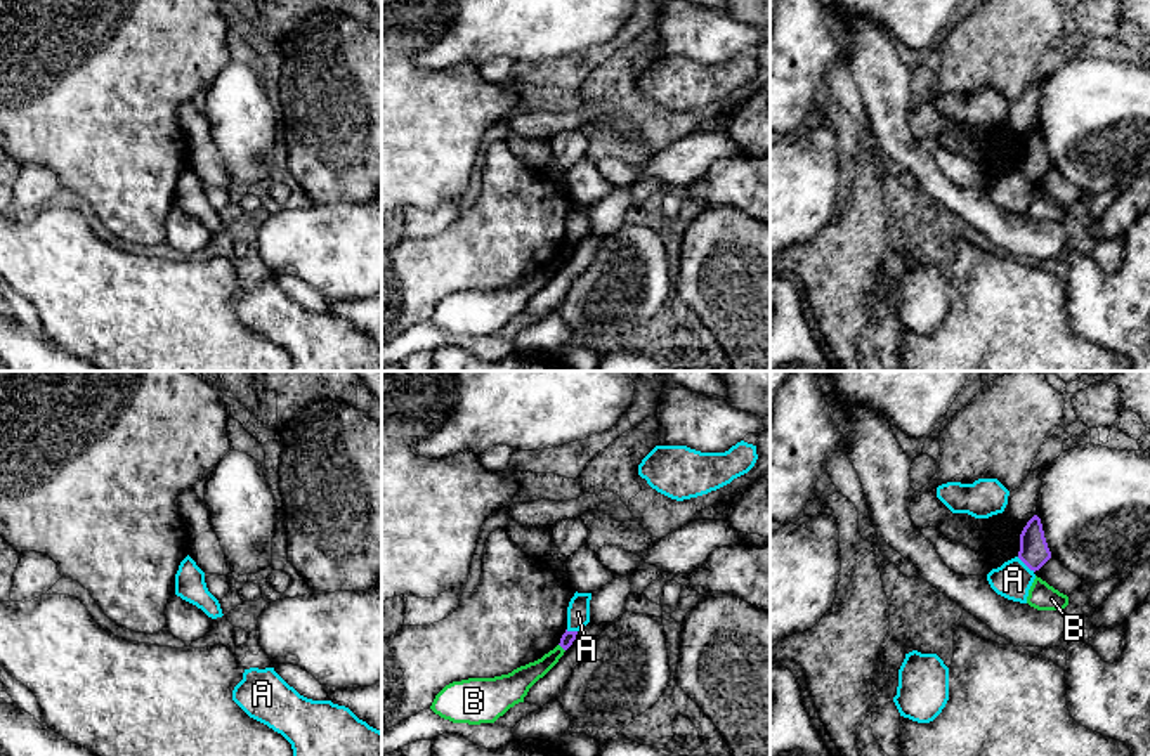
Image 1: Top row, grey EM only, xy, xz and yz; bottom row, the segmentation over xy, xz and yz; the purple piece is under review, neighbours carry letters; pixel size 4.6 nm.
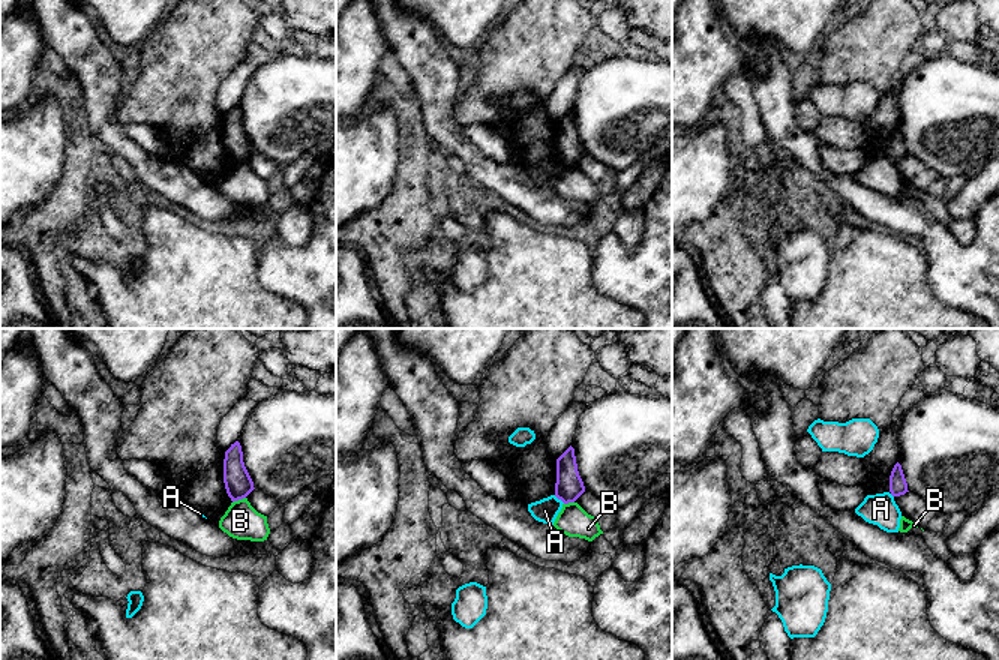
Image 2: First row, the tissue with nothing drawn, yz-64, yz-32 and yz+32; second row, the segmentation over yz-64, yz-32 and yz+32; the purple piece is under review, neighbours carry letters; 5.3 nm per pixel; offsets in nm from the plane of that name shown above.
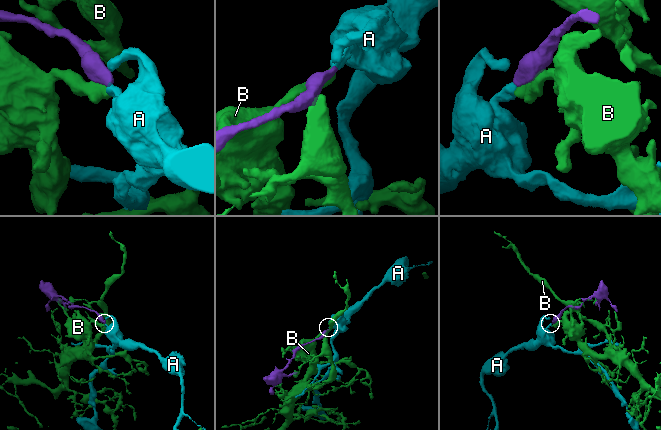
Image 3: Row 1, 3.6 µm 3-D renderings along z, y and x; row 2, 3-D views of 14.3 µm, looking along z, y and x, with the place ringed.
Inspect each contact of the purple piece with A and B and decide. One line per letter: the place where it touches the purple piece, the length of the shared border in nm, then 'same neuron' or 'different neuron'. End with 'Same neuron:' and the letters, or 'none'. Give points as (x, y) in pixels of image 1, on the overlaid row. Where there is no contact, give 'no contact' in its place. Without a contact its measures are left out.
A: contact yz (1025, 564); length 110 nm; different neuron
B: contact xz (561, 645); length 50 nm; different neuron
Same neuron: none

